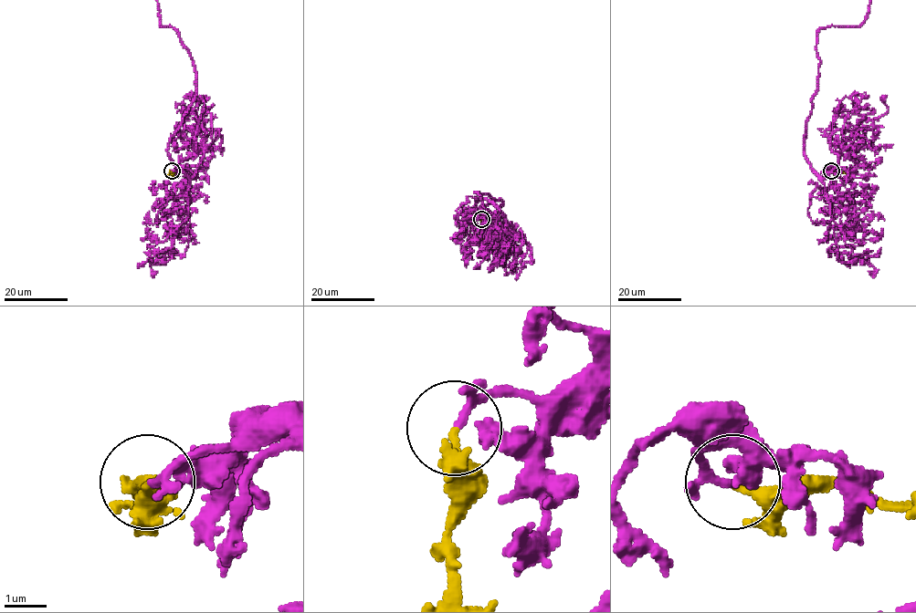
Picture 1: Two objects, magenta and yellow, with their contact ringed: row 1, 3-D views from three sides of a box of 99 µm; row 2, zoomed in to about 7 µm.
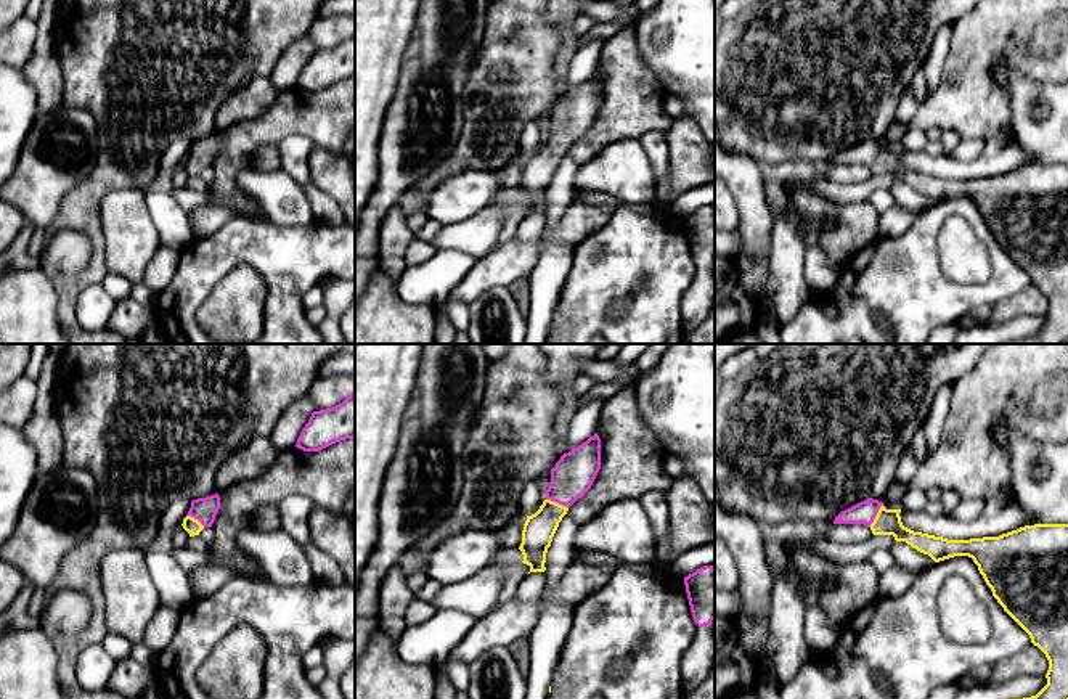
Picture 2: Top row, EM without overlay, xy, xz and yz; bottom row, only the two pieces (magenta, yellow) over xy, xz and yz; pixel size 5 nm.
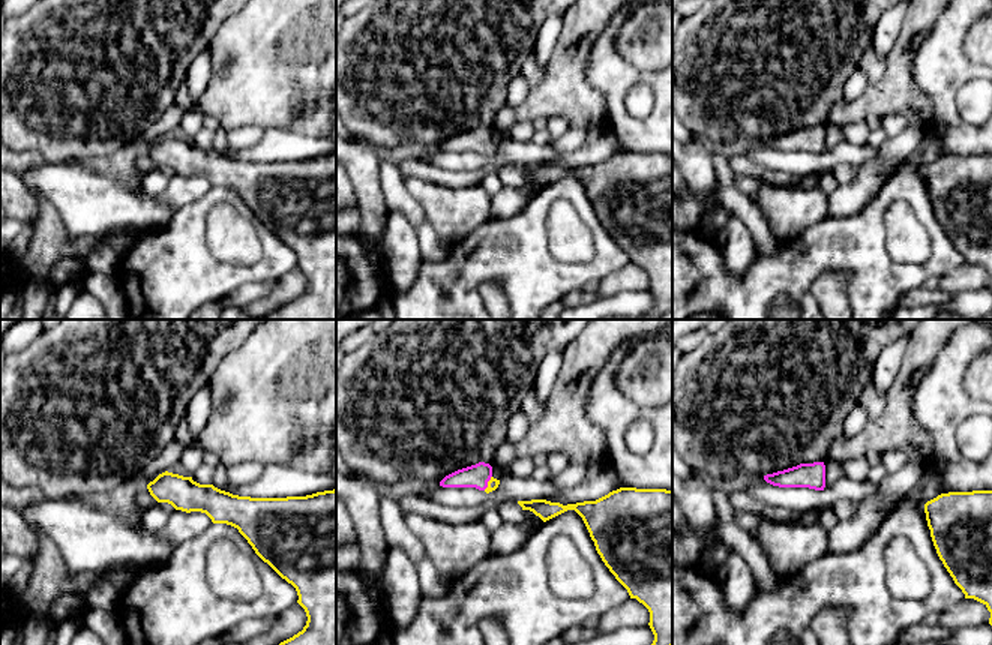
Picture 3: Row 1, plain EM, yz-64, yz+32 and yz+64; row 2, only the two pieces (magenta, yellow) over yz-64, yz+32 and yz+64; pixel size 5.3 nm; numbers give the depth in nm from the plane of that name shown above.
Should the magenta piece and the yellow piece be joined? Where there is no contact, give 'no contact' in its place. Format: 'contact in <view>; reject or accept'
contact in yz; accept

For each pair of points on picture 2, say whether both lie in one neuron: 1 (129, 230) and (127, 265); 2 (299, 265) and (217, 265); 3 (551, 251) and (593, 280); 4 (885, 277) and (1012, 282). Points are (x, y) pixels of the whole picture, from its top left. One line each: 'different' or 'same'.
1: same
2: same
3: different
4: same

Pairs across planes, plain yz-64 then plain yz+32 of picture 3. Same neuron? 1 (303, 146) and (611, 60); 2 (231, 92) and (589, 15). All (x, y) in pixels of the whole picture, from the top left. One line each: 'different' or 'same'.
1: different
2: same

